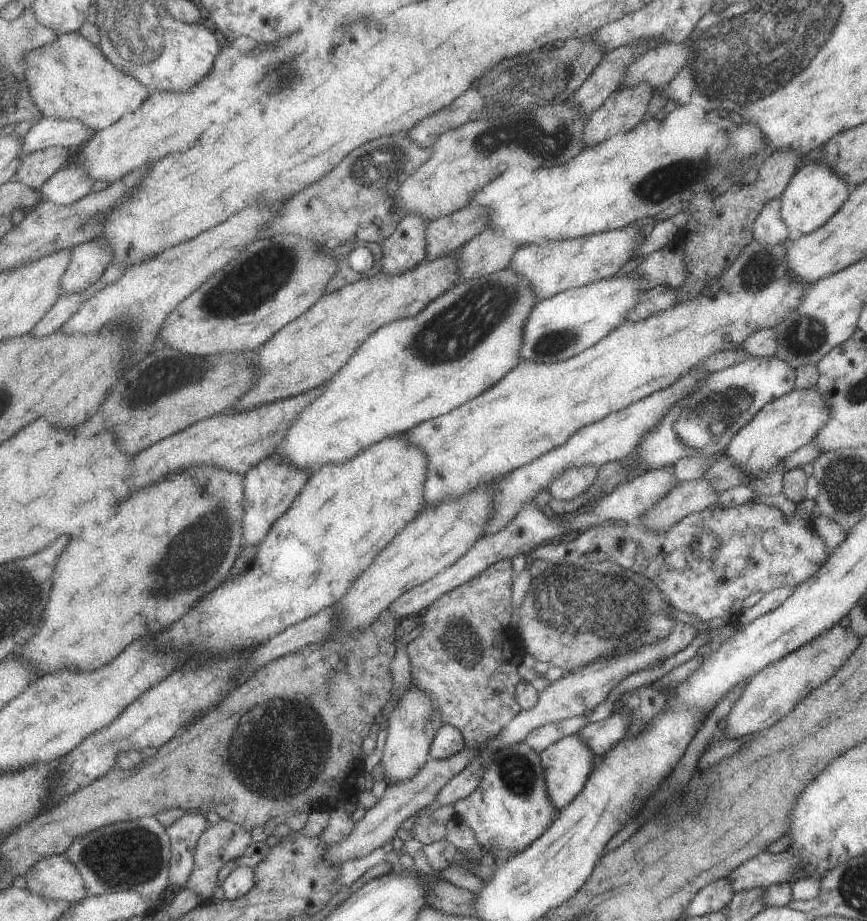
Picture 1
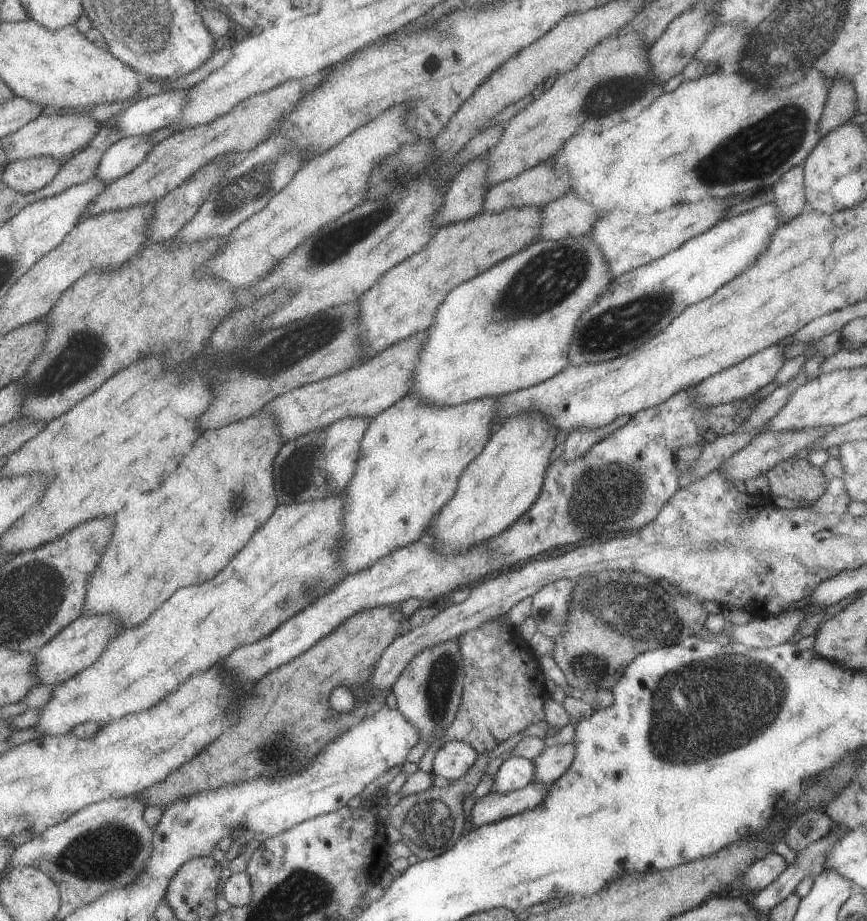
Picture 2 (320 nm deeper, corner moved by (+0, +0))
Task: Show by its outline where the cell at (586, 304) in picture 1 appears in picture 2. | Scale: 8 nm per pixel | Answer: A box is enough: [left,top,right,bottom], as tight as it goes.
[568,201,781,364]

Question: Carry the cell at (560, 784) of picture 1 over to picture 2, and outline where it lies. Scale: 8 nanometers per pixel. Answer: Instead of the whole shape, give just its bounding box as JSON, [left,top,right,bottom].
[469,782,548,829]

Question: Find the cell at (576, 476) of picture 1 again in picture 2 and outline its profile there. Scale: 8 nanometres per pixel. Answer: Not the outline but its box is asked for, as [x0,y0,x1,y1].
[561,415,630,461]

